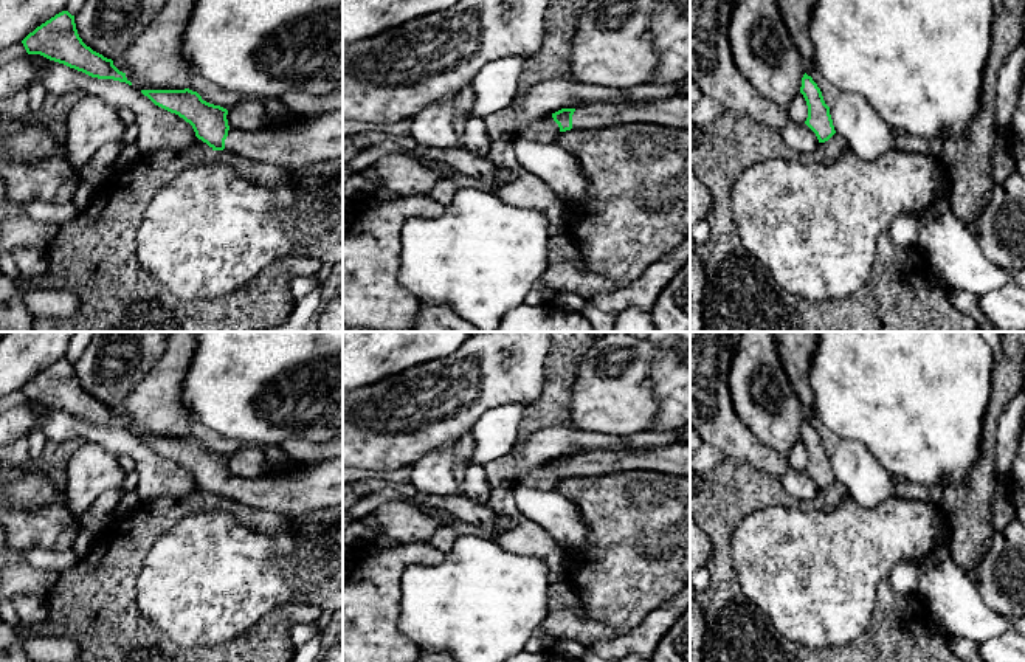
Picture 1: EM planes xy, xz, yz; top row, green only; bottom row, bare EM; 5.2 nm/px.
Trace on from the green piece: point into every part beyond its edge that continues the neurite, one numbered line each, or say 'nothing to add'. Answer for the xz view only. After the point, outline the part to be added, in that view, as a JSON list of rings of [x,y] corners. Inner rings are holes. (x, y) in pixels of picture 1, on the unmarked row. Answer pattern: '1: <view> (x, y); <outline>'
1: xz (675, 459); [[[678,442],[657,448],[583,450],[575,454],[572,462],[572,476],[608,476],[631,470],[690,476],[690,443]]]

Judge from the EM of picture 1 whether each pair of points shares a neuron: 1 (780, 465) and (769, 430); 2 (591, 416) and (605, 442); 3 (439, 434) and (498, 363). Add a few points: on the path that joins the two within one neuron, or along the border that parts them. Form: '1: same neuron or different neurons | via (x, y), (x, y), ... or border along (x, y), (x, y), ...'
1: different neurons | border along (746, 428), (765, 444), (785, 455)
2: different neurons | border along (571, 425), (621, 437)
3: same neuron | via (448, 416), (481, 382)

